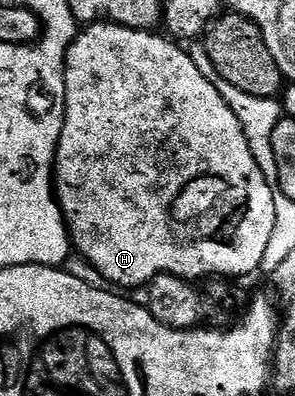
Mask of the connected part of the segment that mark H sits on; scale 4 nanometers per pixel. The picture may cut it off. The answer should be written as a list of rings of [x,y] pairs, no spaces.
[[[92,23],[77,32],[72,46],[64,56],[64,126],[58,135],[60,142],[56,145],[56,159],[54,155],[56,202],[68,224],[68,236],[72,238],[73,250],[77,254],[80,252],[109,281],[109,286],[121,290],[147,286],[160,273],[169,273],[181,277],[183,281],[196,283],[201,279],[215,277],[237,279],[236,277],[244,277],[247,273],[257,272],[262,263],[262,255],[266,255],[266,247],[270,244],[270,235],[274,235],[276,222],[274,195],[277,190],[273,182],[262,175],[262,167],[258,167],[258,159],[254,159],[254,151],[250,151],[250,143],[238,115],[229,107],[226,99],[222,99],[211,76],[207,72],[204,74],[196,66],[195,59],[184,50],[187,48],[181,47],[167,36],[159,37],[158,34],[156,31],[127,29],[111,23]]]

